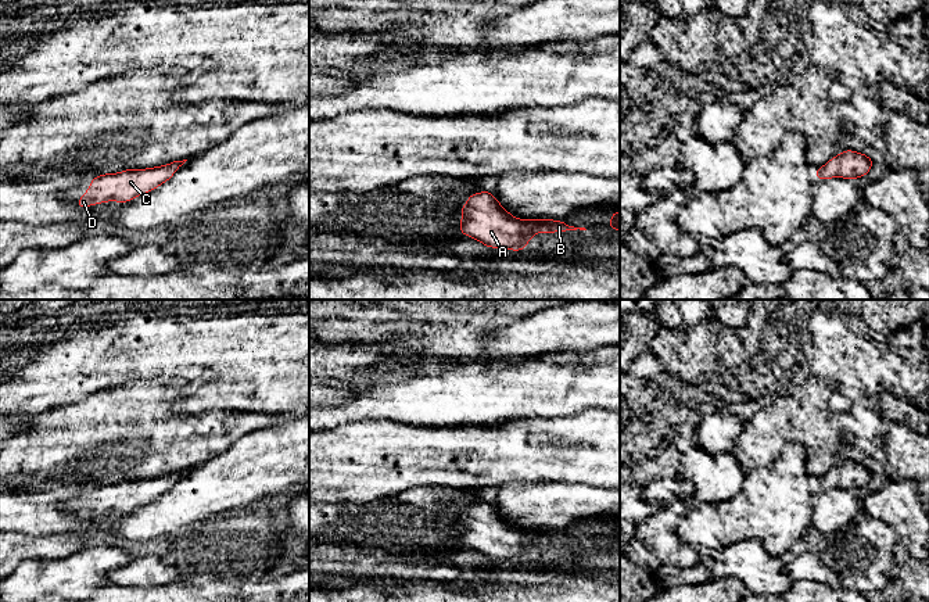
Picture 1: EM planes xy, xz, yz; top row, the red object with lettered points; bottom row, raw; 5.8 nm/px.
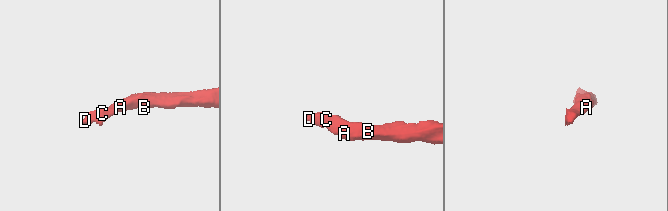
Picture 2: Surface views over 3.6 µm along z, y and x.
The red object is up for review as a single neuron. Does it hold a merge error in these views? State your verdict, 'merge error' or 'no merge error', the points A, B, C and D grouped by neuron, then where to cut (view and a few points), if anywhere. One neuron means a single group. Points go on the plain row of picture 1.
no merge error; A B C D; no cut

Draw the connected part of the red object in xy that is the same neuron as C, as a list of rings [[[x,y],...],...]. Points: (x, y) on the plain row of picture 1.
[[[173,472],[168,476],[147,480],[126,480],[118,484],[98,485],[90,492],[90,498],[76,512],[76,516],[87,519],[107,512],[128,513],[134,510],[169,491],[186,472]]]

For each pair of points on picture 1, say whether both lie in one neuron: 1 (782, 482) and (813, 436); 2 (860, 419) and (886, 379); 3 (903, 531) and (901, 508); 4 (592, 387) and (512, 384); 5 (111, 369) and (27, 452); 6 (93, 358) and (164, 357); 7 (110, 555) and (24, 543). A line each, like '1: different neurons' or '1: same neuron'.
1: different neurons
2: different neurons
3: same neuron
4: same neuron
5: different neurons
6: same neuron
7: different neurons

